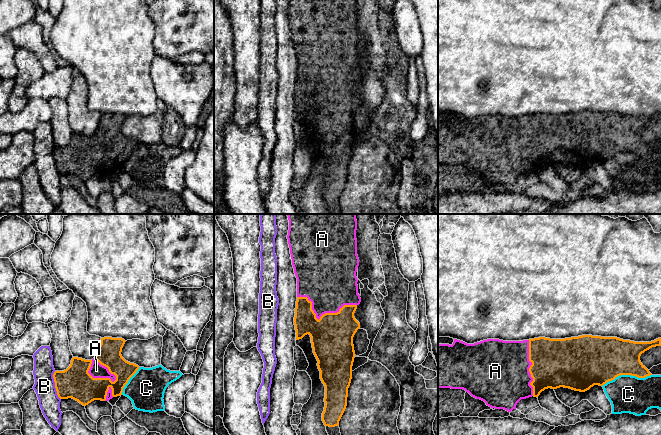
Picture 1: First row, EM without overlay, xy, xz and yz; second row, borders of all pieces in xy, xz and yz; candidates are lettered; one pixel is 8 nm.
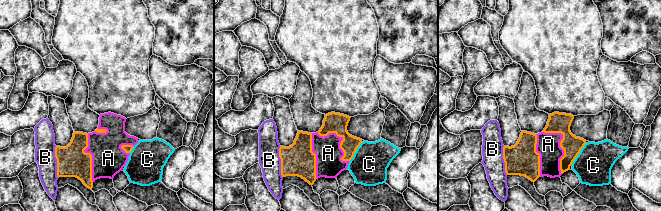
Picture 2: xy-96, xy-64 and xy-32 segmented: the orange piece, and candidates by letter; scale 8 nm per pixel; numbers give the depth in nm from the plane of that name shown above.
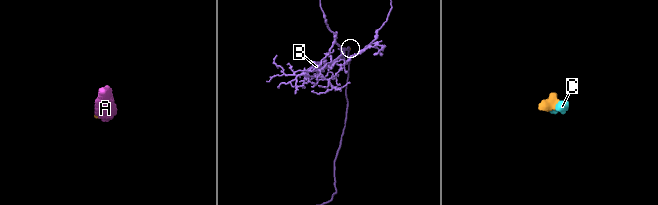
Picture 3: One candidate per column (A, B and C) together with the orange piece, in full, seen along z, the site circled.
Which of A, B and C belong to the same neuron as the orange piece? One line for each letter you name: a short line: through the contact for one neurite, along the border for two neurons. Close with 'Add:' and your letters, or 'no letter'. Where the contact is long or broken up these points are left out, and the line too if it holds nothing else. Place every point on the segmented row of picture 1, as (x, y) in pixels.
Add: A

